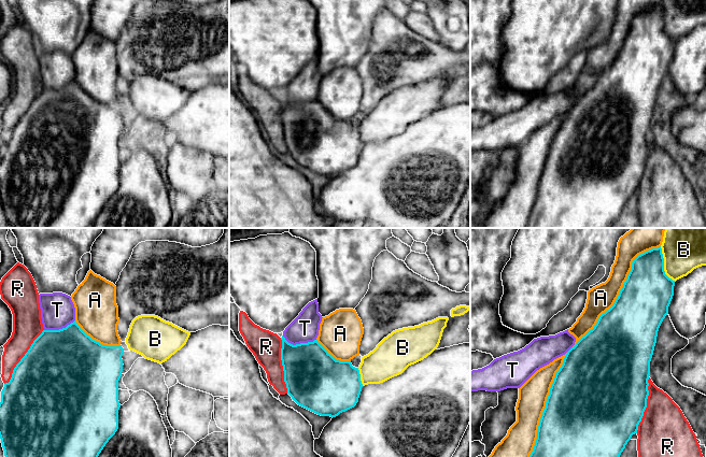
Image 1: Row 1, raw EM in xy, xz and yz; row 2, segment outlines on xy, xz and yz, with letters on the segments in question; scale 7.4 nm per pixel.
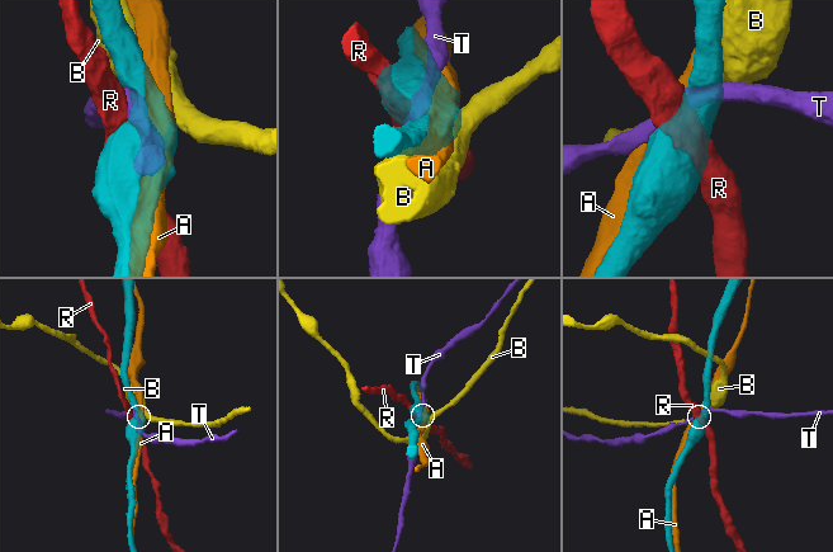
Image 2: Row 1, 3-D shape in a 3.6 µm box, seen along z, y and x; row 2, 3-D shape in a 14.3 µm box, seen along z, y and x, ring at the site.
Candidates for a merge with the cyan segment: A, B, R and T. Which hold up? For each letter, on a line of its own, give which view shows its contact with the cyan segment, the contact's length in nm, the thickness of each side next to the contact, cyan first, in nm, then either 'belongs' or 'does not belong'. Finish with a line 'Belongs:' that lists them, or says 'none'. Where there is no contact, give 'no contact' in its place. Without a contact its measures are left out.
A: yz | 1000 nm | 400/200 nm | belongs
B: yz | 280 nm | 380/260 nm | does not belong
R: xy | 500 nm | 500/220 nm | does not belong
T: xz | 260 nm | 400/220 nm | does not belong
Belongs: A

